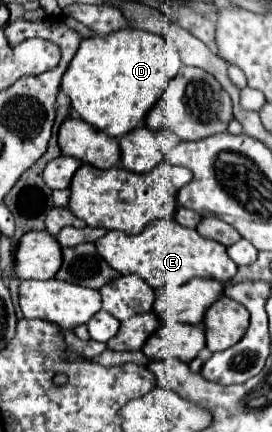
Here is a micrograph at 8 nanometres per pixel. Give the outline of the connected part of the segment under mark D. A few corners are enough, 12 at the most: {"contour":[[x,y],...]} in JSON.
{"contour":[[125,28],[81,40],[61,90],[111,138],[143,122],[181,66]]}

